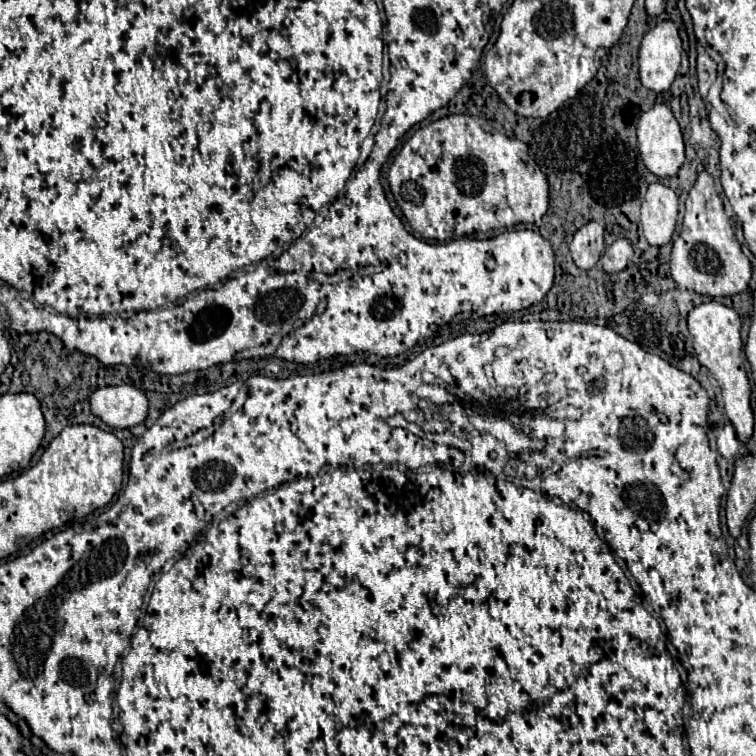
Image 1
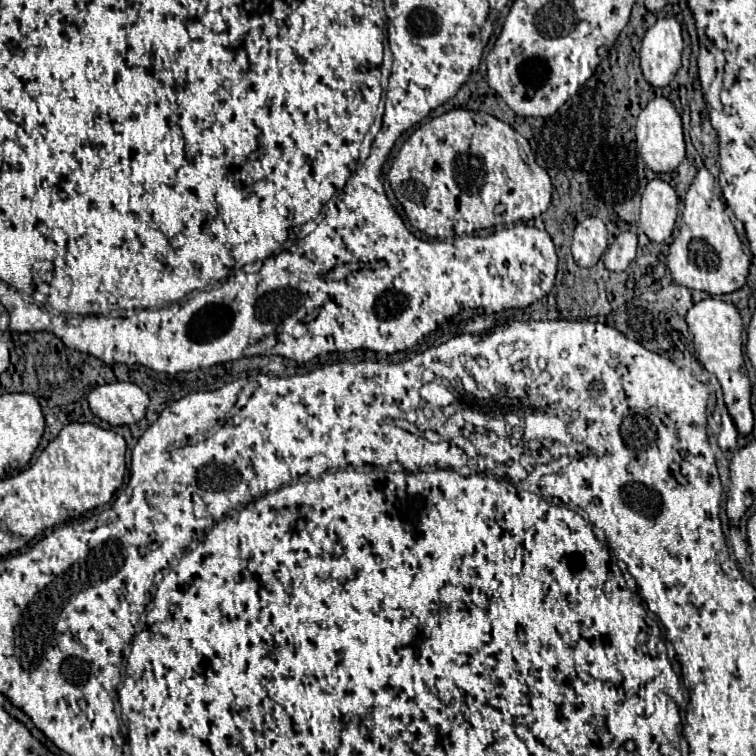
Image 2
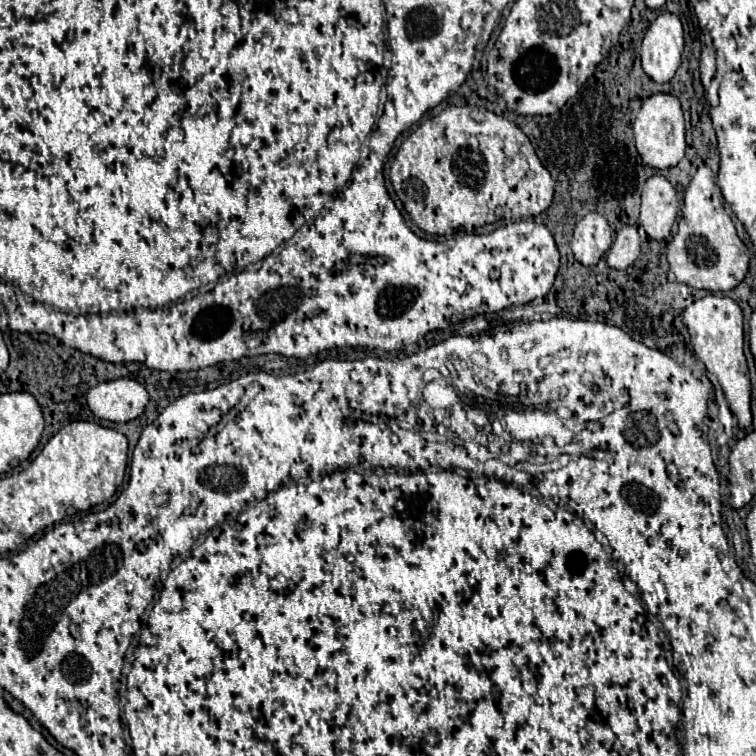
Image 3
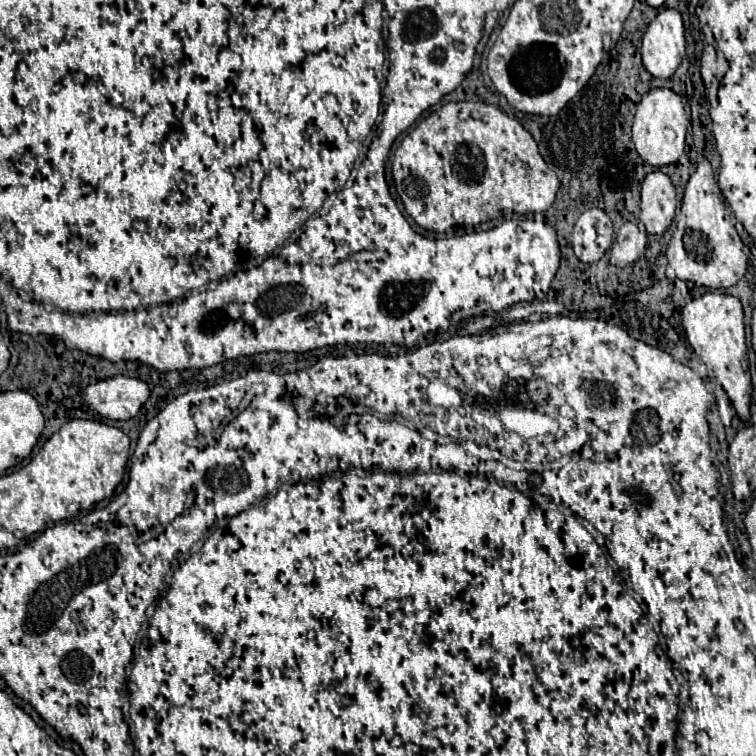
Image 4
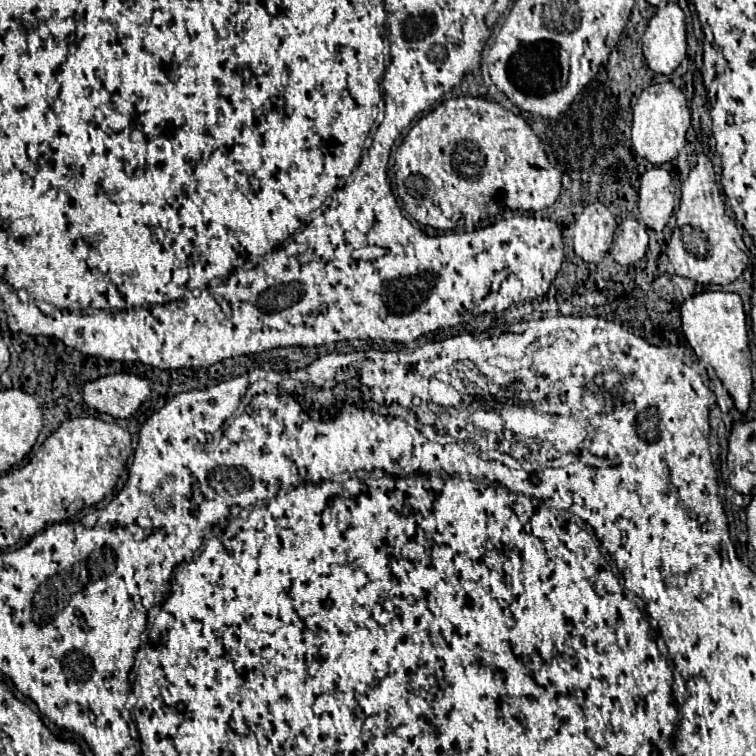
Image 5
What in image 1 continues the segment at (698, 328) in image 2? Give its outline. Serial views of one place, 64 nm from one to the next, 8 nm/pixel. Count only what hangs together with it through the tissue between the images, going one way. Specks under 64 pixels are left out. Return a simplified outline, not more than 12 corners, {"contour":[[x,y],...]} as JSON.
{"contour":[[710,300],[688,314],[738,440],[752,436],[740,316]]}

